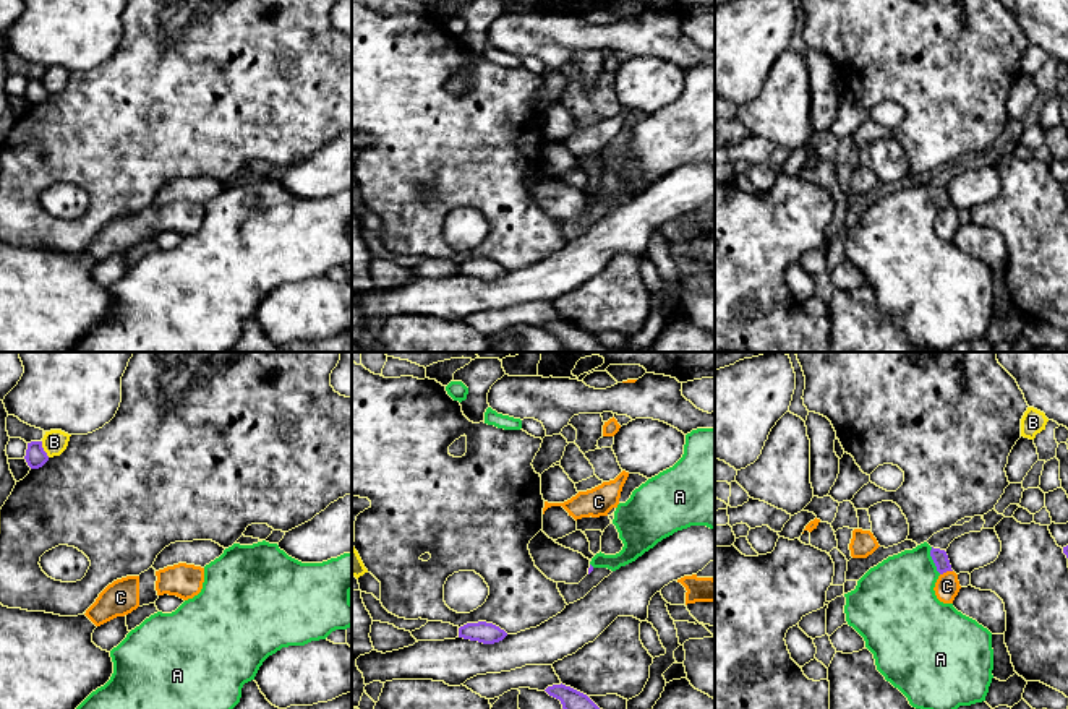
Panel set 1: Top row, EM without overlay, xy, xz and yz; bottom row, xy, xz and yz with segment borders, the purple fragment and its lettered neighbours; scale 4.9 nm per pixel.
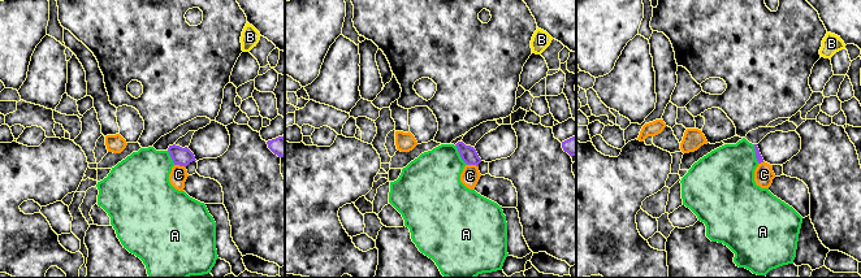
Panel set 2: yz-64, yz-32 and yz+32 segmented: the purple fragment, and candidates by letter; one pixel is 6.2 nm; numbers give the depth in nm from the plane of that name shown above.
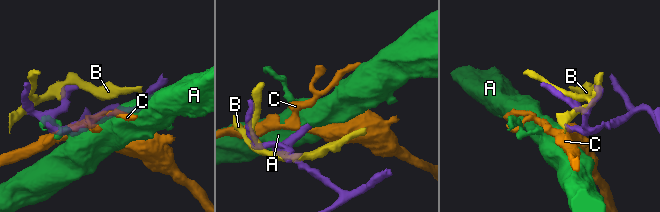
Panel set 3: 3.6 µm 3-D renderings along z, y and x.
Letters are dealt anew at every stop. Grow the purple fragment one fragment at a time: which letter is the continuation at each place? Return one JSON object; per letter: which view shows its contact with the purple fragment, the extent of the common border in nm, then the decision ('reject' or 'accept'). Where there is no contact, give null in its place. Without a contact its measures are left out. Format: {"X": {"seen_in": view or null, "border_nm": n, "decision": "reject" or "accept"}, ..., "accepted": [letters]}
{"A": {"seen_in": "yz", "border_nm": 140, "decision": "accept"}, "B": {"seen_in": "xy", "border_nm": 90, "decision": "reject"}, "C": {"seen_in": "yz", "border_nm": 70, "decision": "reject"}, "accepted": ["A"]}

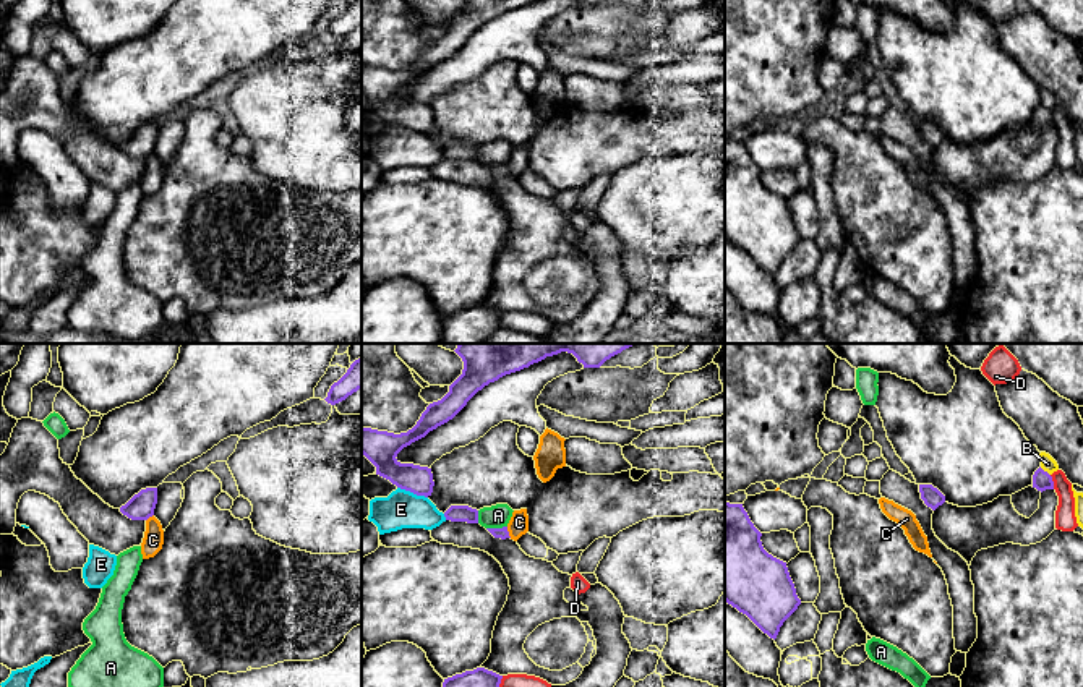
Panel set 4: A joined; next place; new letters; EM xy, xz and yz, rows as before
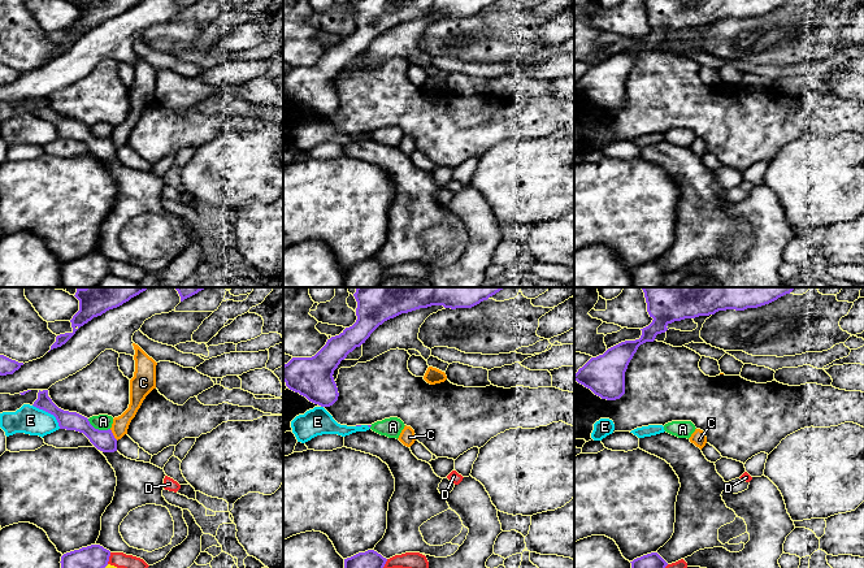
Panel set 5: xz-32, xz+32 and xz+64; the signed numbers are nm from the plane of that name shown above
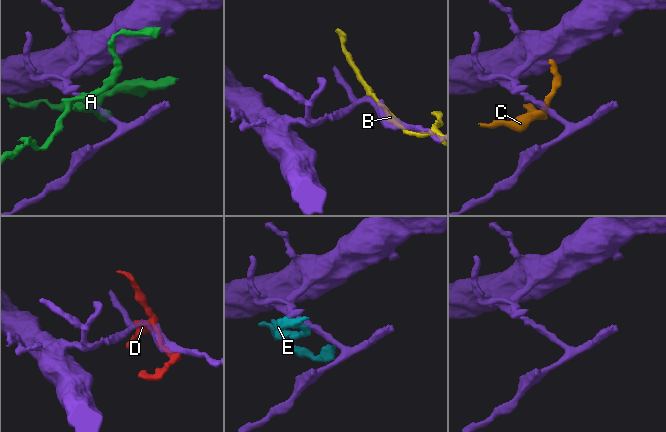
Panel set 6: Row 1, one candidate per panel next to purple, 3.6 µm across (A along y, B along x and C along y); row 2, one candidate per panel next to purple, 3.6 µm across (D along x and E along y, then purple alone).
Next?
{"A": {"seen_in": "xz", "border_nm": 110, "decision": "reject"}, "B": {"seen_in": "yz", "border_nm": 70, "decision": "reject"}, "C": {"seen_in": "xz", "border_nm": 60, "decision": "reject"}, "D": {"seen_in": "yz", "border_nm": 80, "decision": "reject"}, "E": {"seen_in": "xz", "border_nm": 160, "decision": "reject"}, "accepted": []}

